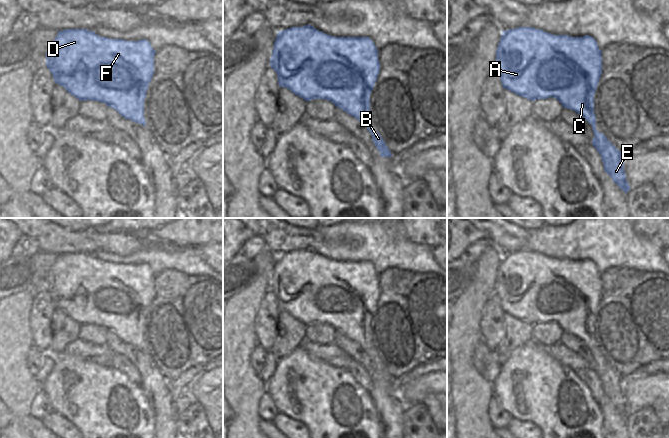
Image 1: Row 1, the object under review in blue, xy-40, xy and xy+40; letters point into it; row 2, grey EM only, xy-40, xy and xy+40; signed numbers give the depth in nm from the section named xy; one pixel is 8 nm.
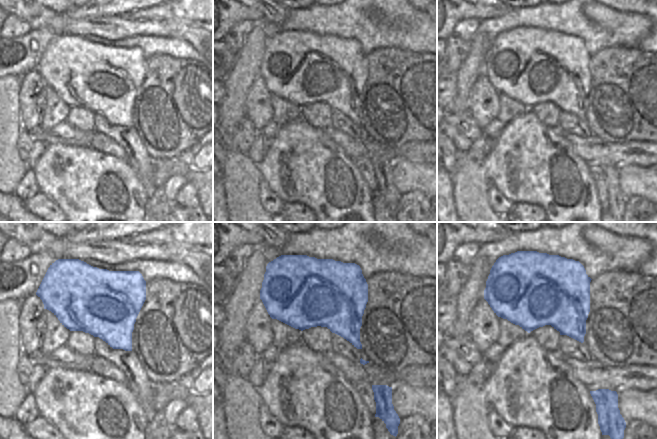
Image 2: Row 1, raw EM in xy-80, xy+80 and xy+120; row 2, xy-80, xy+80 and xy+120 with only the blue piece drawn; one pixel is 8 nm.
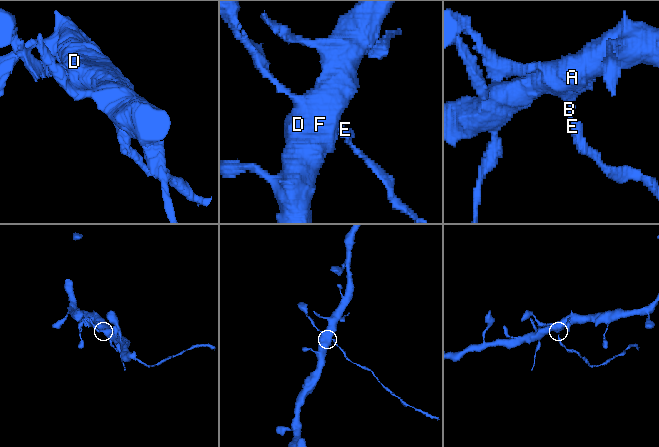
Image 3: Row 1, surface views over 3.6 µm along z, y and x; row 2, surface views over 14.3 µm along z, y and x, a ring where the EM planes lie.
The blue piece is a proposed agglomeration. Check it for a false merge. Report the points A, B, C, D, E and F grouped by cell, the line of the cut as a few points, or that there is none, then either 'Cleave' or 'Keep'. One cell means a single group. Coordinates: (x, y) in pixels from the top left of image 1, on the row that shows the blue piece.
Groups: A C D F / B E. Split along xy (371, 124), (364, 125). Cleave

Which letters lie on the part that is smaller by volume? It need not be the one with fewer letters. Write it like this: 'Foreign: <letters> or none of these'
Foreign: B, E

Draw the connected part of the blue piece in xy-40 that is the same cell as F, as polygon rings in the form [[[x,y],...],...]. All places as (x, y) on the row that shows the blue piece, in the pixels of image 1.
[[[65,29],[58,34],[46,52],[46,67],[50,70],[54,83],[61,85],[68,93],[80,101],[99,101],[115,109],[122,117],[146,126],[144,100],[154,74],[156,51],[149,41],[125,41],[101,37],[87,29]]]

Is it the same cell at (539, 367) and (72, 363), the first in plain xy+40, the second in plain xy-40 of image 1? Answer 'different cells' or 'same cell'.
same cell

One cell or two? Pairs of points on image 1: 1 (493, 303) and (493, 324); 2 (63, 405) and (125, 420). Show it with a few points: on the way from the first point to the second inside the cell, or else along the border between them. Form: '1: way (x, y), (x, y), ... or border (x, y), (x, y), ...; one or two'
1: way (493, 308), (493, 319); one
2: way (78, 405), (102, 405), (110, 412); one

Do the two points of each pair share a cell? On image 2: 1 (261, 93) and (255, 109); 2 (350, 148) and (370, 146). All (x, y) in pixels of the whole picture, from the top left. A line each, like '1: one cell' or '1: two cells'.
1: one cell
2: one cell

